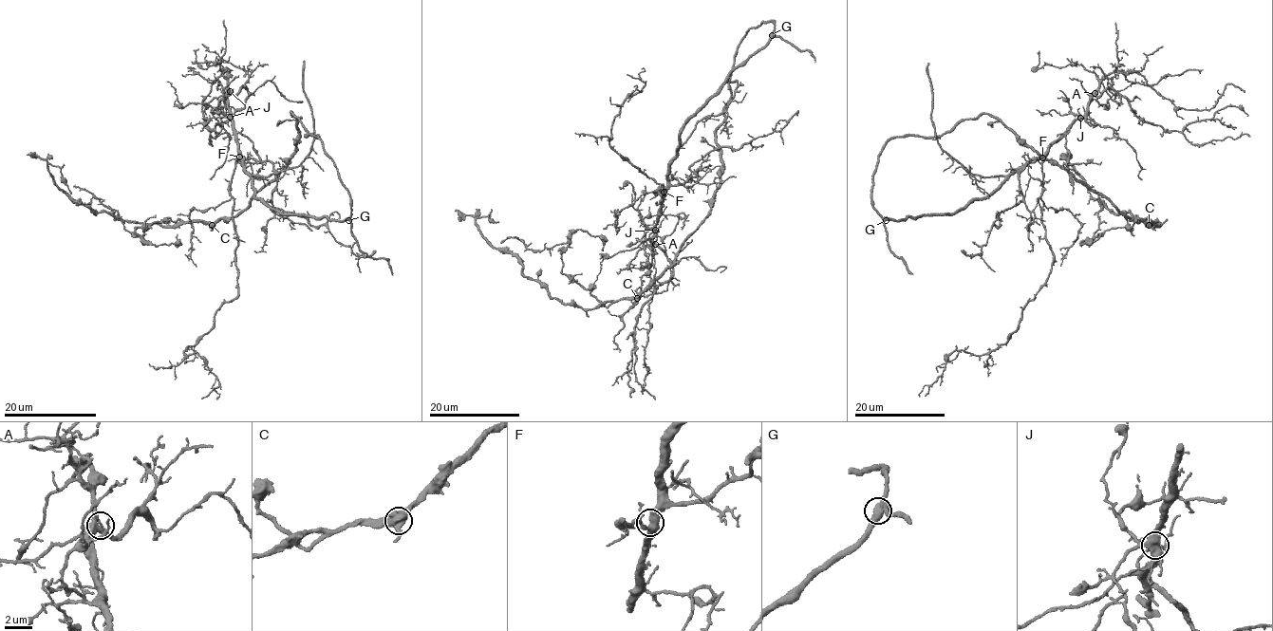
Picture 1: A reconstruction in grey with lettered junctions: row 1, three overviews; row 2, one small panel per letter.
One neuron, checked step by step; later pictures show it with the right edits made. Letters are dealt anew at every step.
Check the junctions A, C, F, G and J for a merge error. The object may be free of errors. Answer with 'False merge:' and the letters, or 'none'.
False merge: none

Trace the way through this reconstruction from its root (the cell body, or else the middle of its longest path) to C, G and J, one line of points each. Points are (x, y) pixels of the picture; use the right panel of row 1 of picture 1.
C: (878, 165), (882, 147), (892, 139), (940, 137), (963, 120), (992, 115), (1124, 214), (1149, 224)
G: (878, 165), (873, 175), (872, 205), (886, 220)
J: (878, 165), (872, 205), (882, 216), (952, 215), (974, 199), (990, 195), (1019, 169), (1037, 160), (1080, 118)

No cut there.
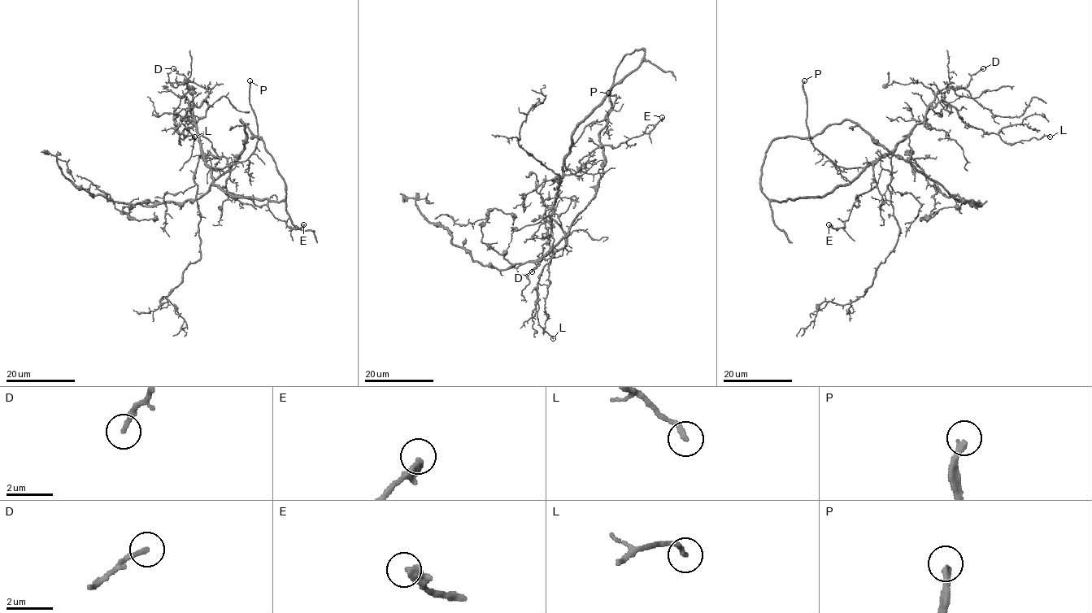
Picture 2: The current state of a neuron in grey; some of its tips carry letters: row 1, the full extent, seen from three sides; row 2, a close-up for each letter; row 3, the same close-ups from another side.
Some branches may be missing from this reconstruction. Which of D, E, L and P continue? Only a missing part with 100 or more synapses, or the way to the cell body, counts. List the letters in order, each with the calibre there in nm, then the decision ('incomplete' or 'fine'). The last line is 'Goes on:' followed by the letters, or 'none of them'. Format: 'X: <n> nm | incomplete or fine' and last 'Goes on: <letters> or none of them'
D: 190 nm | fine
E: 400 nm | fine
L: 180 nm | fine
P: 260 nm | incomplete
Goes on: P

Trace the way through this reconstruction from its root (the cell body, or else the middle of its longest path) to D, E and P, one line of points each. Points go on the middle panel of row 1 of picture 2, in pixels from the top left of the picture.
D: (631, 54), (643, 49), (642, 63), (611, 89), (572, 136), (551, 215), (567, 233), (563, 251), (532, 271)
E: (631, 54), (643, 49), (642, 63), (576, 129), (563, 171), (576, 173), (595, 149), (647, 133), (662, 117)
P: (631, 54), (643, 49), (642, 63), (579, 124), (570, 150), (587, 126), (609, 113), (616, 95), (608, 93)

